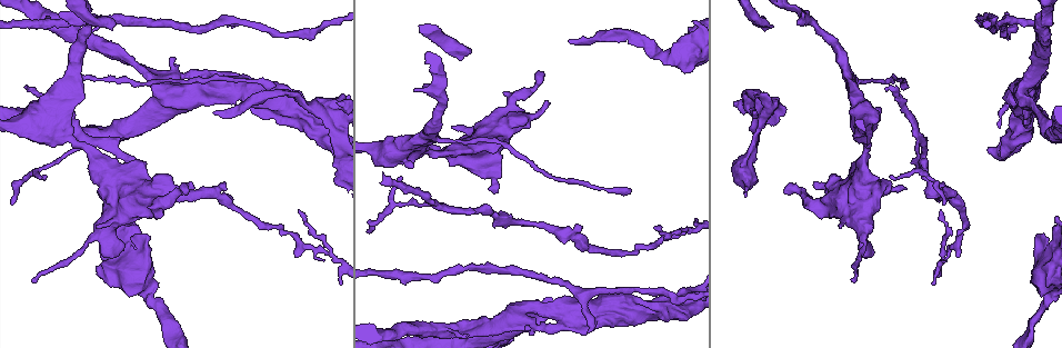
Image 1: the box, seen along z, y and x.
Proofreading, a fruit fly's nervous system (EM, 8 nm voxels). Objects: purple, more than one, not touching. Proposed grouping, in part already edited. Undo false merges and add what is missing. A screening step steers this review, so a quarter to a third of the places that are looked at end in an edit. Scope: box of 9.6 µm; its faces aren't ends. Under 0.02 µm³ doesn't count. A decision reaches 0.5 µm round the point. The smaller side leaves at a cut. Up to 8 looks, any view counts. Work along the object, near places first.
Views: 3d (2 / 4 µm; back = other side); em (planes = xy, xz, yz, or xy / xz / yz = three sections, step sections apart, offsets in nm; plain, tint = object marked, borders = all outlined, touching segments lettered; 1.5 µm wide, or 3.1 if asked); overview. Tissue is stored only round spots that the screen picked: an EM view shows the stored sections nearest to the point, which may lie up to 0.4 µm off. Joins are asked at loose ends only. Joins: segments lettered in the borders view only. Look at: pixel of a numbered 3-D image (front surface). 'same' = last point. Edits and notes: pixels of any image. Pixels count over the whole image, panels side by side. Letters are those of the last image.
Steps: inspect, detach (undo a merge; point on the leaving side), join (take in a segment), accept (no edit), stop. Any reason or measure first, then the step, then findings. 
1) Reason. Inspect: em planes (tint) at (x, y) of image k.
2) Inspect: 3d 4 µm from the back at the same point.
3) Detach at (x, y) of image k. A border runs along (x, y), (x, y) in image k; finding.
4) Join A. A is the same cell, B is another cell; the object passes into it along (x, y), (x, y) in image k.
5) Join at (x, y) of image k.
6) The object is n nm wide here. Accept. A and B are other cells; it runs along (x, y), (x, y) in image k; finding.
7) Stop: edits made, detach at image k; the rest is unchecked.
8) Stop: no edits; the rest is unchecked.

An open end. Inspect: 3d 2 µm at (527, 326) of image 1.

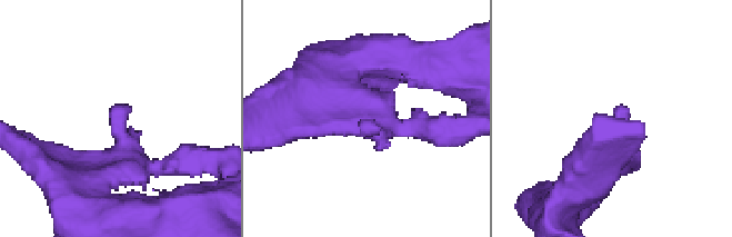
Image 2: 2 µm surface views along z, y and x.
Now the EM. Inspect: em planes (tint) at (125, 105) of image 2.

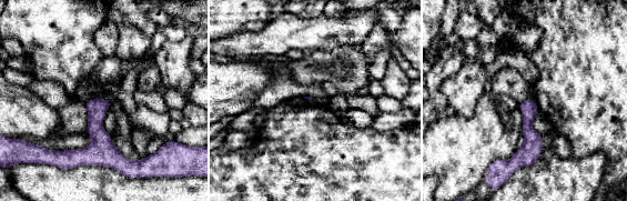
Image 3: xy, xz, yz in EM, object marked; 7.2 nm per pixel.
Inspect: em planes (borders) at the same point.

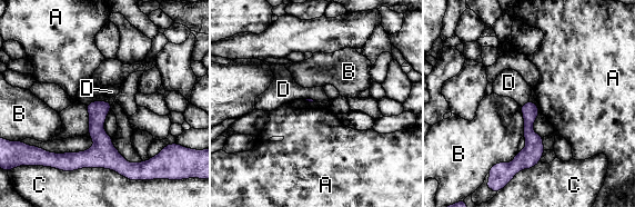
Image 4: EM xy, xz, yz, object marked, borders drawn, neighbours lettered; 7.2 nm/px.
Accept. A, B, C and D are other cells; no lettered segment goes on from it.

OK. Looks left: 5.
Free end. Inspect: em xy step 4 (borders) at (383, 173) of image 1.

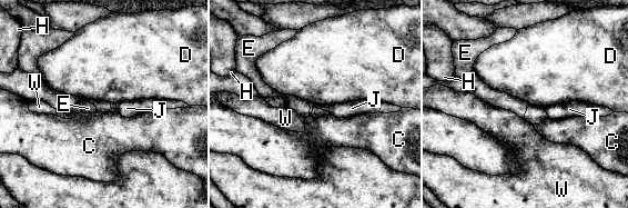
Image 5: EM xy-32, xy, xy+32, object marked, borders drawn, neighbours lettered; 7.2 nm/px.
Inspect: em planes (borders) at the same point.

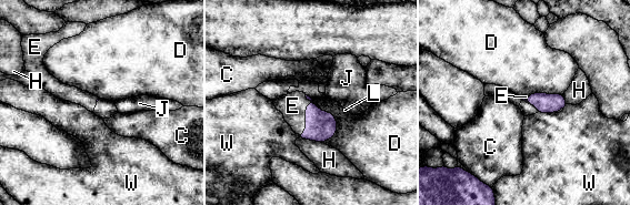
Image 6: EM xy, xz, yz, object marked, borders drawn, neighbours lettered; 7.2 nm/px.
Join at (292, 105) of image 6. E is the same cell, C, D, H, J, L and W are other cells; the object passes into it along (320, 125), (306, 116), (292, 105) in image 6; the cell continues.

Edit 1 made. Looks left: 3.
Inspect: em yz step 8 (tint) at (214, 113) of image 1.

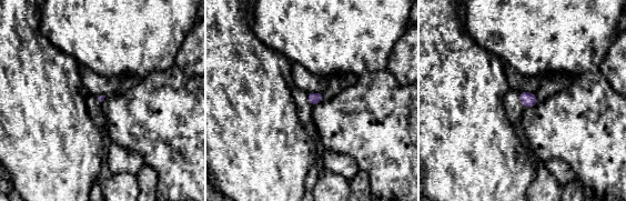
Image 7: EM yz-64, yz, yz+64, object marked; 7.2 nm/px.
Another direction. Inspect: em planes (borders) at the same point.

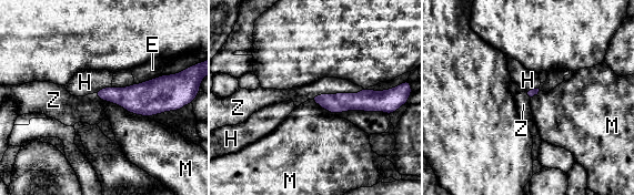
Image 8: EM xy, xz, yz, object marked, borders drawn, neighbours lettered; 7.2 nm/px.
The longest contact is with Z, 400 nm. Join at (325, 85) of image 8. Z is the same cell, E, H and M are other cells; it goes on there.

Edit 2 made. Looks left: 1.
Stop: edits made, join at image 6, join at image 8; the rest is unchecked.

